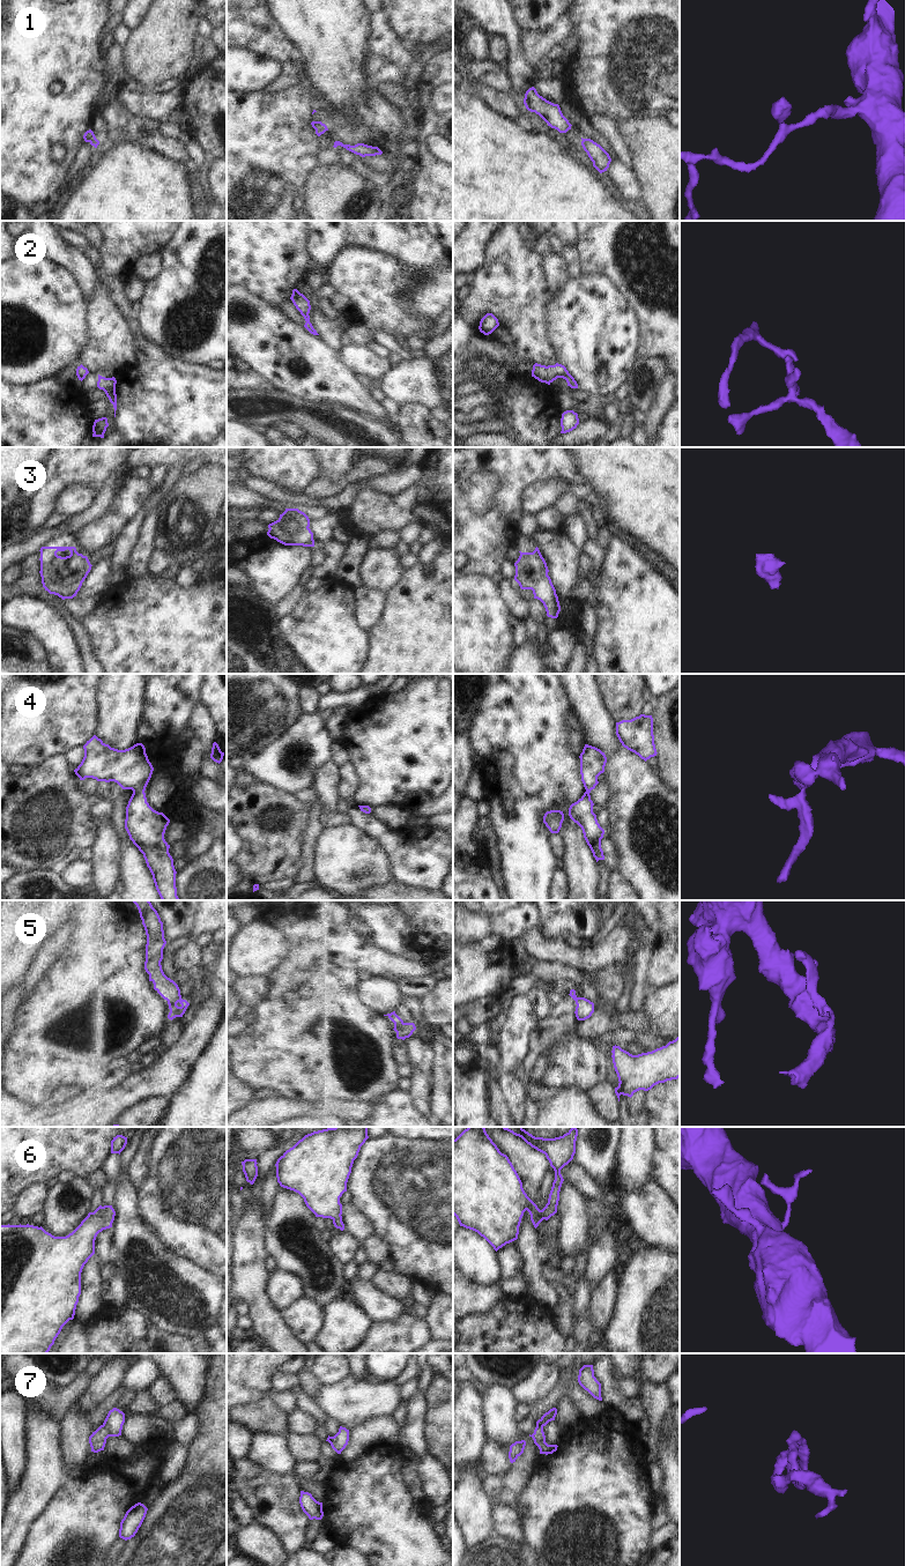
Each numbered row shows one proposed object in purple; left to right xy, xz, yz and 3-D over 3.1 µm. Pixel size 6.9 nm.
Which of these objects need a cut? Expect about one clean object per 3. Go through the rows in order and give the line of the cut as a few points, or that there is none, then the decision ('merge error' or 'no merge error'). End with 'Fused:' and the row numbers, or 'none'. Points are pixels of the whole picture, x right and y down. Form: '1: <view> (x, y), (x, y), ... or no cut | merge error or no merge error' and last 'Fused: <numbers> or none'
1: no cut | no merge error
2: no cut | no merge error
3: no cut | no merge error
4: no cut | no merge error
5: xy (182, 999), (169, 1008) | merge error
6: no cut | no merge error
7: xy (103, 1424), (109, 1435) | merge error
Fused: 5, 7

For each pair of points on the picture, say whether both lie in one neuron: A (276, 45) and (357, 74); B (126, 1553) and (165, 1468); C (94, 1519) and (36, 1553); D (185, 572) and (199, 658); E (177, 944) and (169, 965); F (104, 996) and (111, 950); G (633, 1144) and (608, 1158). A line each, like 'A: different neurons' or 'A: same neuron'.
A: different neurons
B: different neurons
C: same neuron
D: different neurons
E: same neuron
F: same neuron
G: different neurons

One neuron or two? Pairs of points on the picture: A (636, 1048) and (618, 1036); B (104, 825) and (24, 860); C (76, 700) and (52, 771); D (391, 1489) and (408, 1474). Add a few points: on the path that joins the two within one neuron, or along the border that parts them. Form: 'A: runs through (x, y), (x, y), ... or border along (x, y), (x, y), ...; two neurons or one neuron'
A: runs through (631, 1045), (623, 1038); one neuron
B: border along (97, 819), (96, 838), (90, 846); two neurons
C: border along (62, 754), (50, 756), (34, 767); two neurons
D: border along (399, 1453), (402, 1484), (410, 1498), (416, 1503); two neurons

